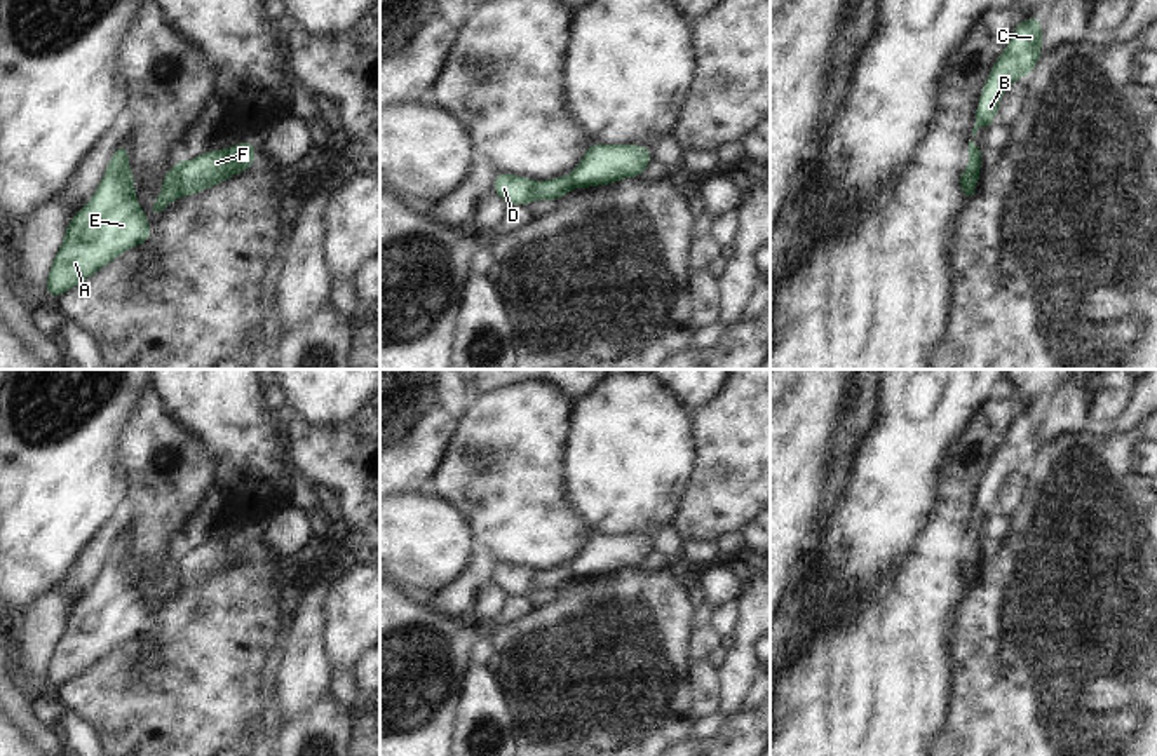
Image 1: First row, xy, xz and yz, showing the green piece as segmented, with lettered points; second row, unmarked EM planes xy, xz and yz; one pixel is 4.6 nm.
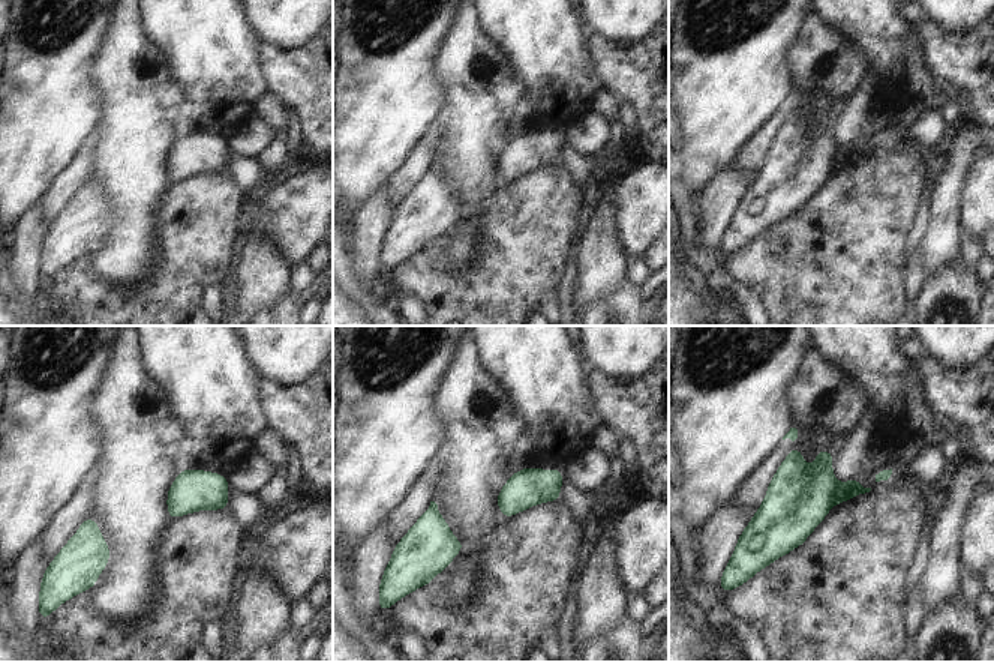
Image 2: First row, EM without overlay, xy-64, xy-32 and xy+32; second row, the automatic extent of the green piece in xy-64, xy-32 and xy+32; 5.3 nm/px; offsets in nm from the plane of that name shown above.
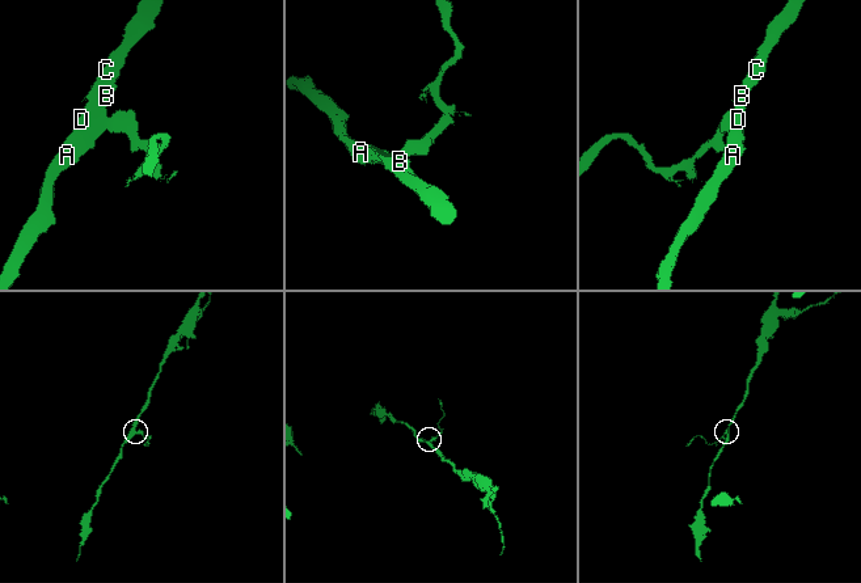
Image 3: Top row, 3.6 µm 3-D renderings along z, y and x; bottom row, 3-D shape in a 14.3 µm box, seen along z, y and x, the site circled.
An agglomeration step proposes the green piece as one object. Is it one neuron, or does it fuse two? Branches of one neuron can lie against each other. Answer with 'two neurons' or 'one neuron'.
two neurons

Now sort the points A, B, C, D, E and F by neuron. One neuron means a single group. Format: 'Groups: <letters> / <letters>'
Groups: A B C D E / F.

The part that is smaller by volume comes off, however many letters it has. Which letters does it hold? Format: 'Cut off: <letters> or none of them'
Cut off: F

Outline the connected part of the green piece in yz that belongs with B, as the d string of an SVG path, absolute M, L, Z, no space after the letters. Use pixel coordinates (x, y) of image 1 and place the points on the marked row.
M1042 16L1028 21L1018 19L1004 52L990 68L990 77L979 92L972 136L976 136L979 127L986 127L997 120L998 105L1005 89L1012 82L1028 77L1039 64L1042 57L1042 21Z

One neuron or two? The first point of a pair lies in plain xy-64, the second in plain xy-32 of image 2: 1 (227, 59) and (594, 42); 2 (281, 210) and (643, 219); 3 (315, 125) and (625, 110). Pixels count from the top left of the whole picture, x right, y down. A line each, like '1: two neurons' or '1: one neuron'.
1: two neurons
2: one neuron
3: two neurons

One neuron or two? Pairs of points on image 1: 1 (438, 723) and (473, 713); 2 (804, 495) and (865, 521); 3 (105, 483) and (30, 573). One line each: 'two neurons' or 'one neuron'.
1: two neurons
2: two neurons
3: one neuron

